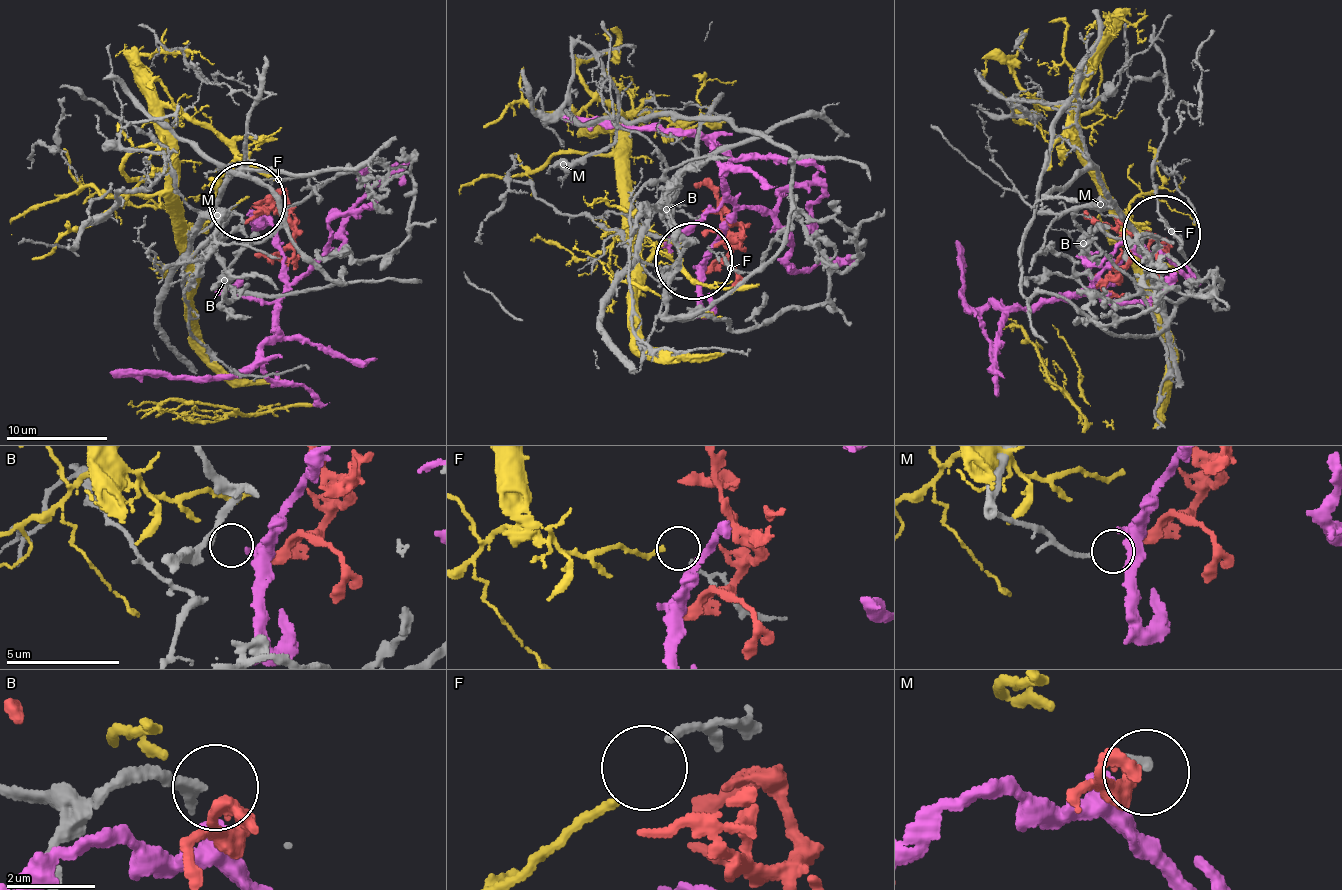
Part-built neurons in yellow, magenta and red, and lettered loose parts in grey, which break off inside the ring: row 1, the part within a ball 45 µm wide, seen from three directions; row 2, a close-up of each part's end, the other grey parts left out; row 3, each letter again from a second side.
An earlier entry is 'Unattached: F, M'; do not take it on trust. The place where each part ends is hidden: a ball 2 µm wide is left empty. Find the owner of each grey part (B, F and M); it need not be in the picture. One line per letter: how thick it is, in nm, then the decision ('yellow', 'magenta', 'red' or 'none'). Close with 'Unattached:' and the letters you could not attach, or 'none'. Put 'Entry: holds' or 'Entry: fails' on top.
Entry: fails
B: 240 nm | red
F: 190 nm | yellow
M: 190 nm | none
Unattached: M

